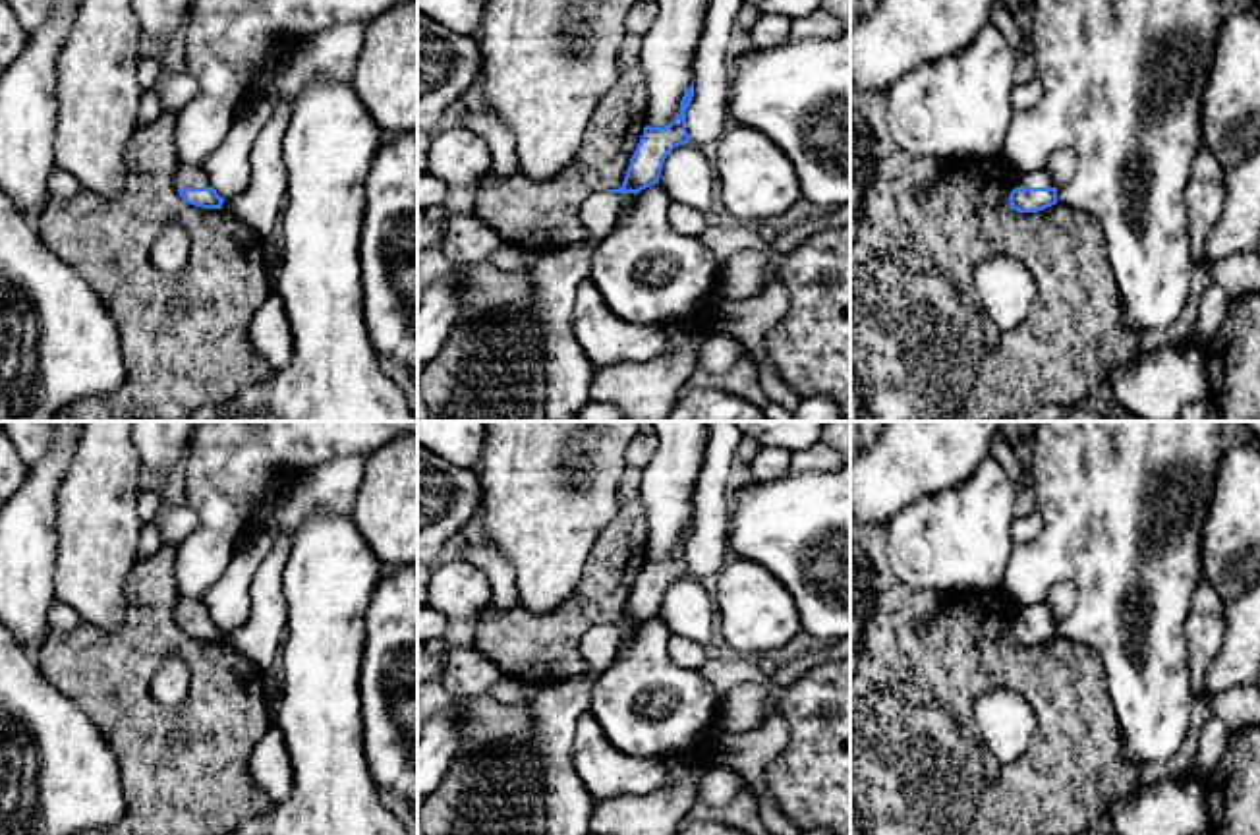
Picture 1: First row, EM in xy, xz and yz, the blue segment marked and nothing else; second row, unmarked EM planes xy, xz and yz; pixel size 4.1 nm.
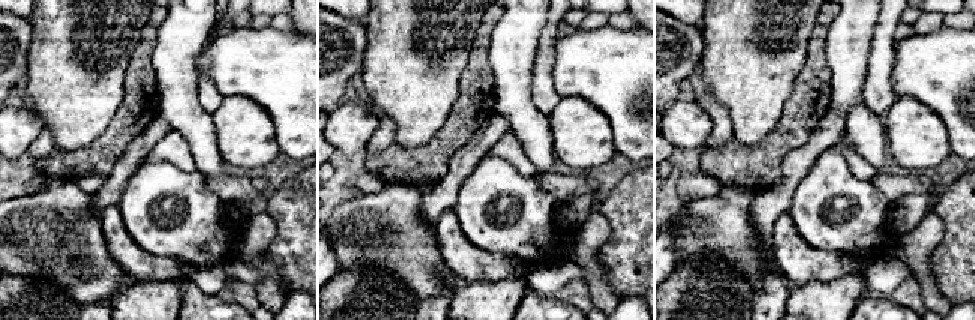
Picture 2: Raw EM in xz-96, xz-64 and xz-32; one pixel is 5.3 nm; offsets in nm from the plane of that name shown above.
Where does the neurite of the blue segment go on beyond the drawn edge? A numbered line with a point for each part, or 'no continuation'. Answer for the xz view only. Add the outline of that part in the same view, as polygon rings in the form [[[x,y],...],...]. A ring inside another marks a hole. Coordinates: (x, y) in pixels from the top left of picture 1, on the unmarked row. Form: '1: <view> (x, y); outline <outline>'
1: xz (555, 710); outline [[[597,624],[589,628],[580,646],[587,661],[586,677],[541,686],[530,704],[547,785],[545,835],[589,835],[597,800],[574,767],[574,731],[578,719],[589,711],[593,680],[616,661],[630,632],[632,626]]]

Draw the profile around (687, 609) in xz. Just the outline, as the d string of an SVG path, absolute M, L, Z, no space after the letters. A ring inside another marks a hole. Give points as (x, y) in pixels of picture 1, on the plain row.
M694 574L678 578L667 588L659 619L671 632L703 648L713 642L717 632L713 595Z

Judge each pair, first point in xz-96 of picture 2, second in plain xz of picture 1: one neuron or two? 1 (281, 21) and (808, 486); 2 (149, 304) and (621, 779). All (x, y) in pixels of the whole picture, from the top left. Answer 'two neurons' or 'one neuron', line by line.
1: two neurons
2: two neurons

